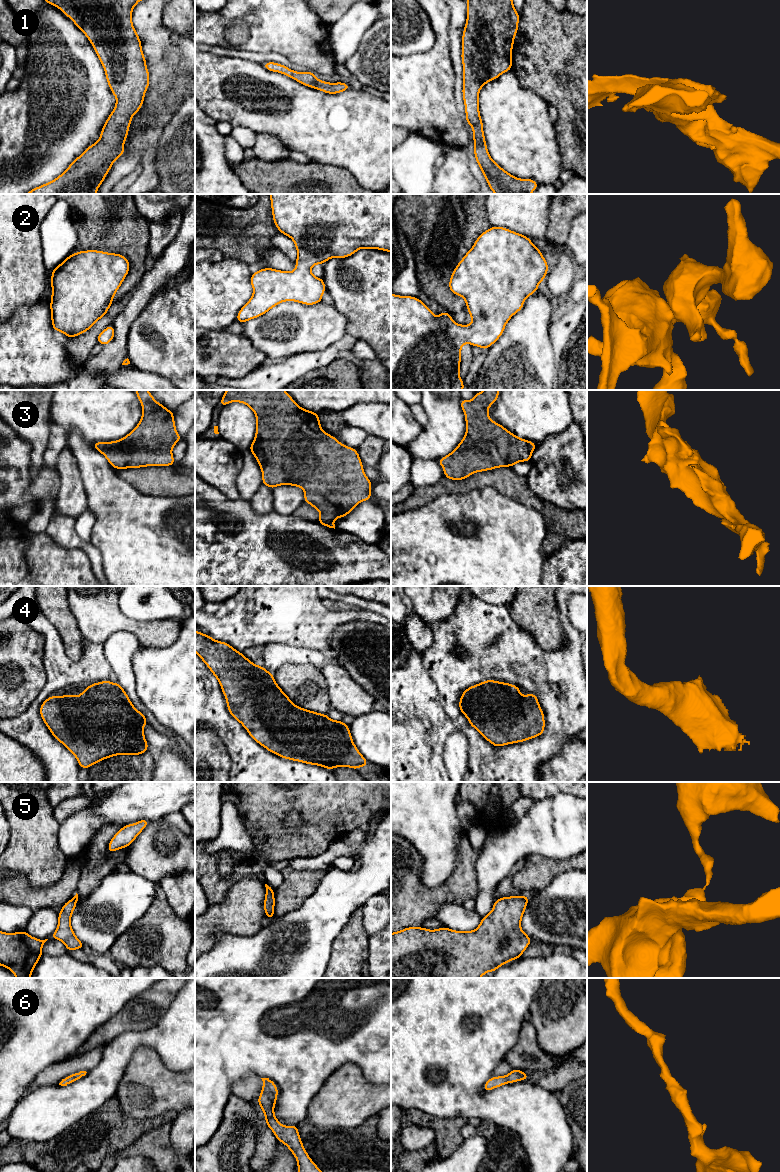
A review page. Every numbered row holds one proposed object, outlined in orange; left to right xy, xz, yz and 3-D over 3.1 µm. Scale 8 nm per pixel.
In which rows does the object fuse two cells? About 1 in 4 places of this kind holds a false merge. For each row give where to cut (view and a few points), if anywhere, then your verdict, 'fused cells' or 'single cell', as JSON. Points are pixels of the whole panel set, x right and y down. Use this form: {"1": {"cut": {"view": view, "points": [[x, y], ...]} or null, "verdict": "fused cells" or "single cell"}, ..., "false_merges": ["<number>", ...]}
{"1": {"cut": null, "verdict": "single cell"}, "2": {"cut": null, "verdict": "single cell"}, "3": {"cut": null, "verdict": "single cell"}, "4": {"cut": null, "verdict": "single cell"}, "5": {"cut": {"view": "xy", "points": [[72, 898], [77, 900]]}, "verdict": "fused cells"}, "6": {"cut": null, "verdict": "single cell"}, "false_merges": ["5"]}

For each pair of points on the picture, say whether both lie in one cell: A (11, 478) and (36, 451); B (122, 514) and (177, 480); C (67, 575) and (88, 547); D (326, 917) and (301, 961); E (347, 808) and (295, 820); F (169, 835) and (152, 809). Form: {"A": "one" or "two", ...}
{"A": "two", "B": "two", "C": "two", "D": "one", "E": "two", "F": "two"}

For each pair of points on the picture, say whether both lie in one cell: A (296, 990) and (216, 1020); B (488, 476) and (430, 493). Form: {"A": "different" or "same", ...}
{"A": "same", "B": "same"}

